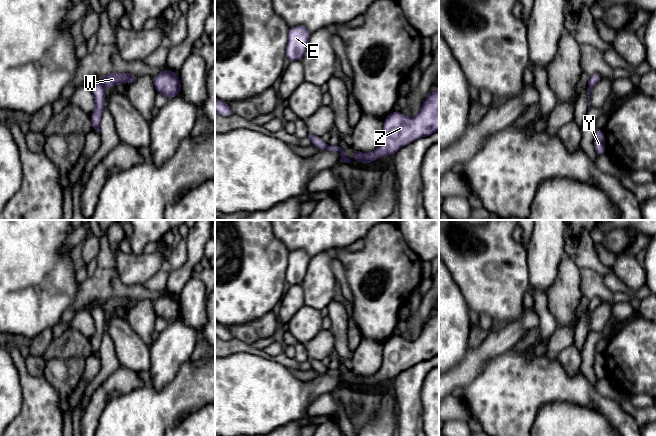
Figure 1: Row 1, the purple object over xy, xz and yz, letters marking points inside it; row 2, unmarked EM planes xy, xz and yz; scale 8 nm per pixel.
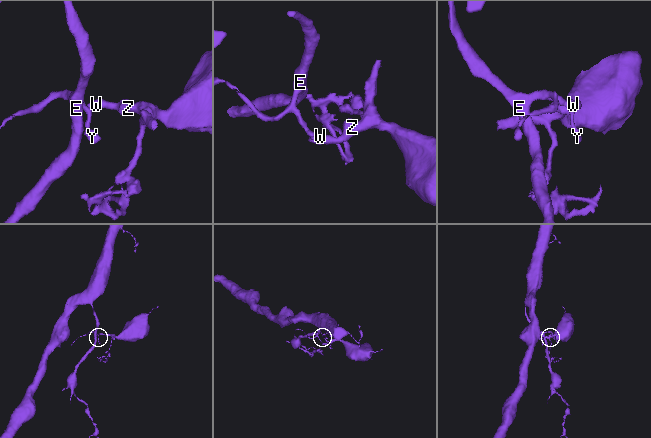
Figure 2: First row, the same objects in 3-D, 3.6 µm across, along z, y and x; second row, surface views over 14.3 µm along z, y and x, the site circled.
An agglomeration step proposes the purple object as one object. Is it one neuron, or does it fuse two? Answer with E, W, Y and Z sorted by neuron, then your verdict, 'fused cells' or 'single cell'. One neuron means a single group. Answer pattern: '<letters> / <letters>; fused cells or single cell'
E Y / W Z; fused cells

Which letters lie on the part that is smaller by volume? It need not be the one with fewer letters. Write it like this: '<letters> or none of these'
W, Z

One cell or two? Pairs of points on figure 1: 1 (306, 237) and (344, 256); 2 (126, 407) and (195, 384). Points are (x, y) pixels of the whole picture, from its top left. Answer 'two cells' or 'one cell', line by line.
1: two cells
2: one cell

